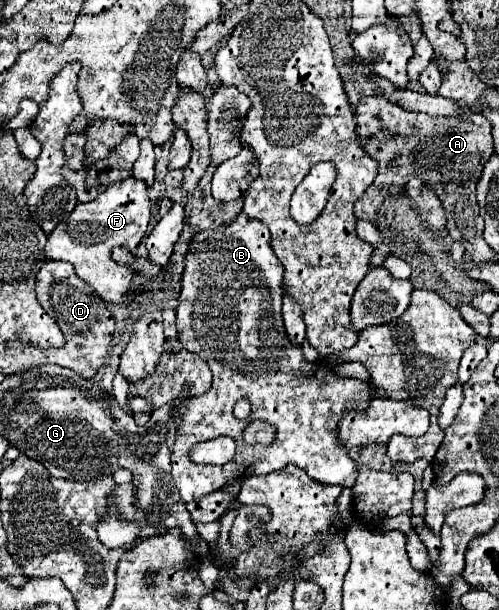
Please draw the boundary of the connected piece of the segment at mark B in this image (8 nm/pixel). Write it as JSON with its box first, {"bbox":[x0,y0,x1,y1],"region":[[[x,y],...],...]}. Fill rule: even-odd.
{"bbox":[171,212,371,502],"region":[[[241,212],[241,216],[237,216],[233,224],[217,230],[205,230],[191,238],[191,244],[185,256],[185,272],[183,272],[181,292],[179,292],[177,332],[183,348],[198,352],[199,356],[211,366],[213,386],[203,396],[189,398],[181,406],[183,422],[179,426],[175,448],[171,454],[171,466],[173,466],[171,476],[175,486],[179,488],[183,502],[199,500],[201,496],[223,488],[233,478],[267,474],[271,470],[279,470],[289,464],[303,468],[319,484],[351,488],[355,482],[355,462],[347,456],[347,450],[337,444],[335,428],[337,428],[339,416],[343,416],[345,410],[367,408],[367,402],[371,400],[371,390],[367,382],[361,382],[355,378],[341,378],[327,364],[305,360],[301,346],[291,344],[285,332],[285,326],[281,320],[281,298],[283,298],[283,266],[271,248],[271,236],[265,224],[251,220]],[[275,320],[281,320],[279,324],[283,332],[275,330]],[[237,398],[247,398],[251,402],[251,416],[241,422],[233,418],[233,406]],[[255,420],[263,420],[275,426],[277,438],[271,444],[237,446],[235,458],[223,466],[193,464],[189,460],[187,454],[193,444],[201,440],[217,438],[217,436],[241,438],[245,428]]]}

